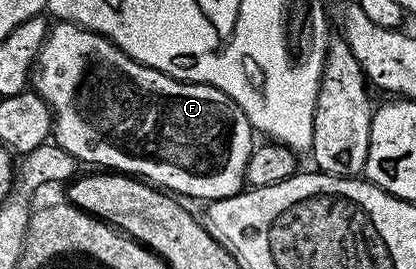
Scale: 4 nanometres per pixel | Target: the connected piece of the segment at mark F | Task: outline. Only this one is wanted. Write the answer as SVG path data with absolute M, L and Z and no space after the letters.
M56 21L48 29L43 45L40 46L38 54L35 55L33 69L29 74L29 82L36 94L43 98L53 115L53 142L60 146L63 151L80 163L92 162L95 168L110 168L115 172L122 172L132 176L138 176L164 191L175 196L188 194L191 198L204 198L204 203L213 204L219 198L228 198L240 193L244 189L247 176L247 161L253 149L253 131L251 122L241 112L241 108L225 92L213 88L204 82L182 82L176 78L171 78L167 74L162 74L159 70L149 68L137 60L133 60L129 55L116 46L115 43L104 36L96 34L94 30L86 30L84 26L77 26L74 22Z

